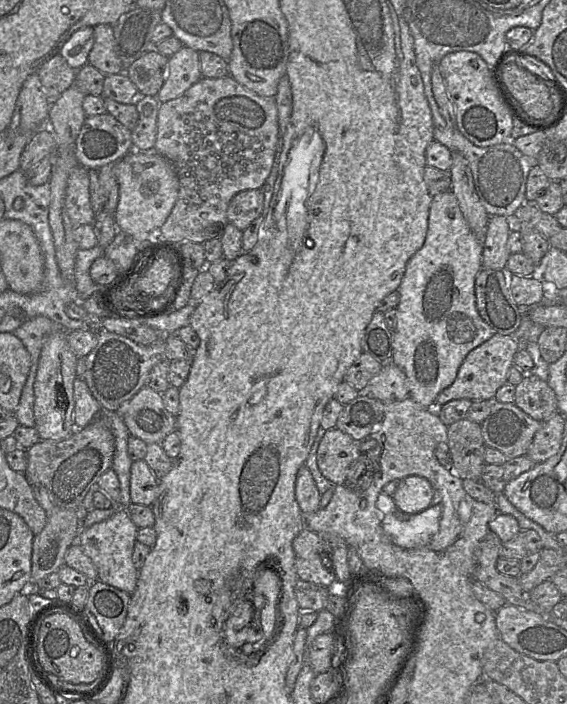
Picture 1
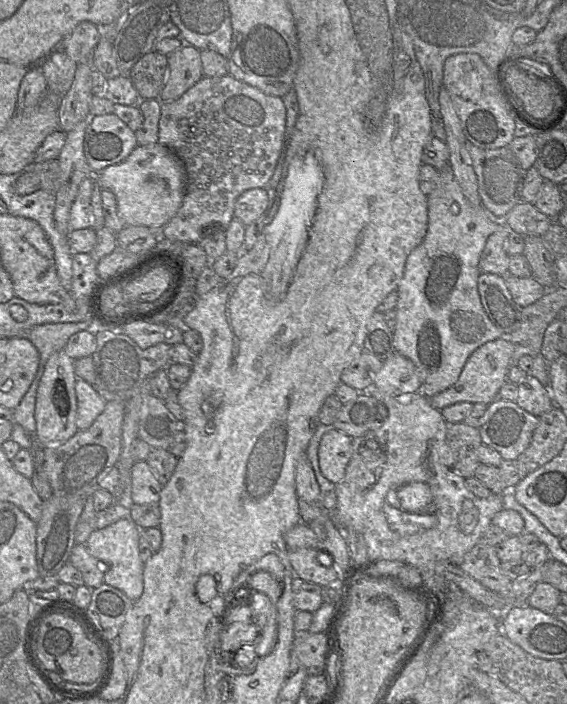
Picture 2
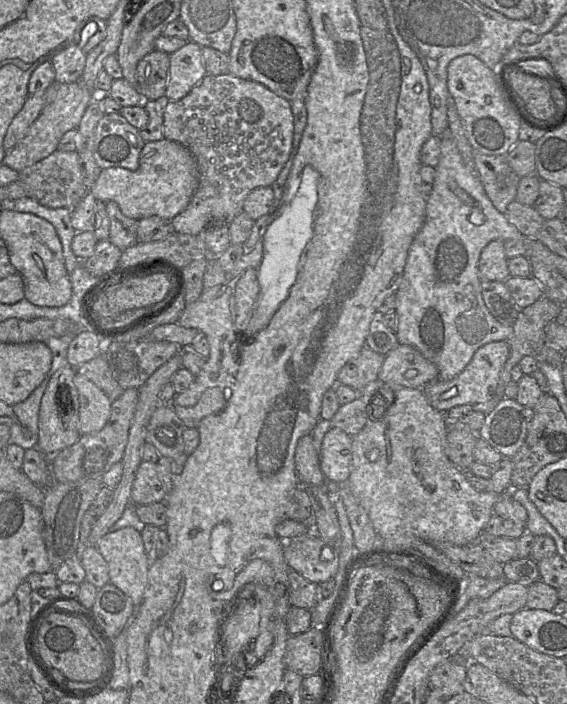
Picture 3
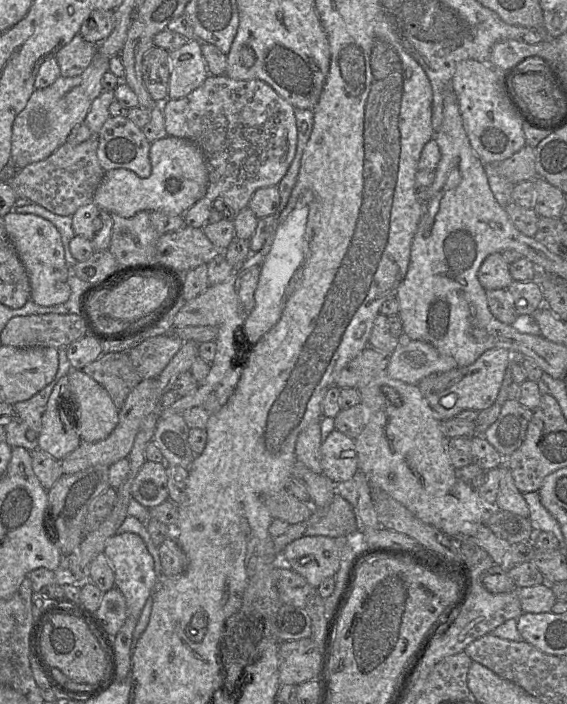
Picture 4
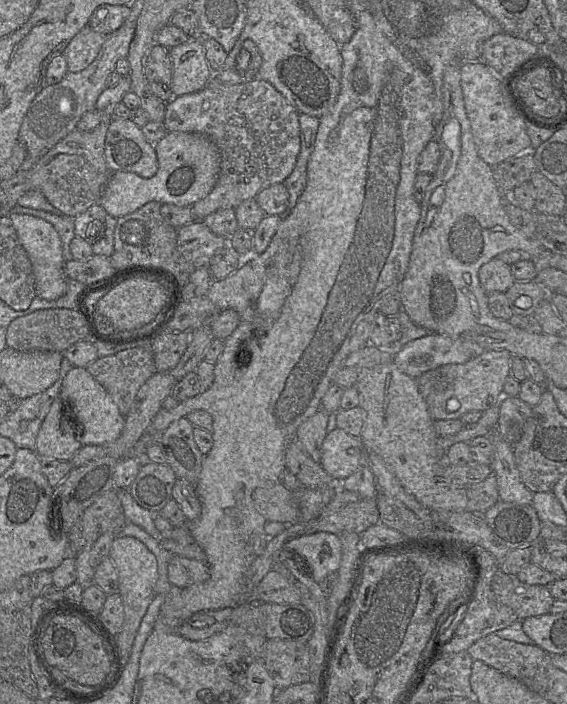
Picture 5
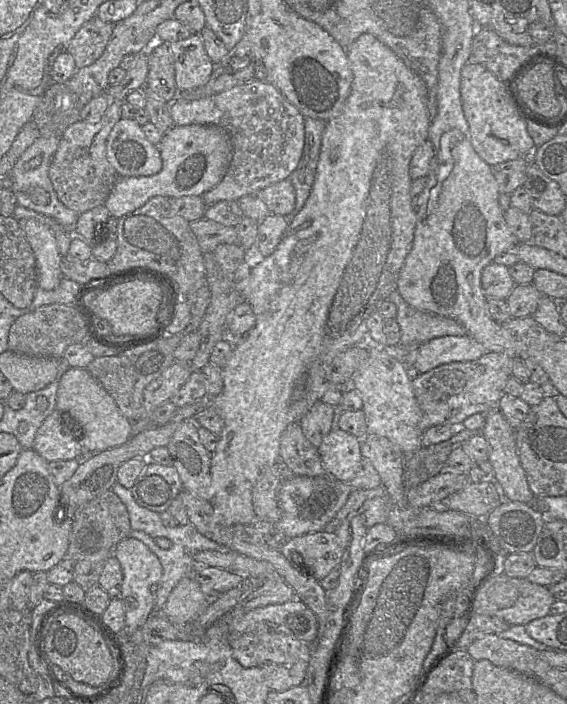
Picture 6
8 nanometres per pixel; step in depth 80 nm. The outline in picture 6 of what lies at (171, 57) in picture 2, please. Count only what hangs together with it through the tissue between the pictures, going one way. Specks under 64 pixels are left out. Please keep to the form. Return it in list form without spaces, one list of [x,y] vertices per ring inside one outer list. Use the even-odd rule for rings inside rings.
[[[191,33],[188,38],[169,45],[178,92],[202,86],[209,81],[215,64],[205,51],[200,33]]]

